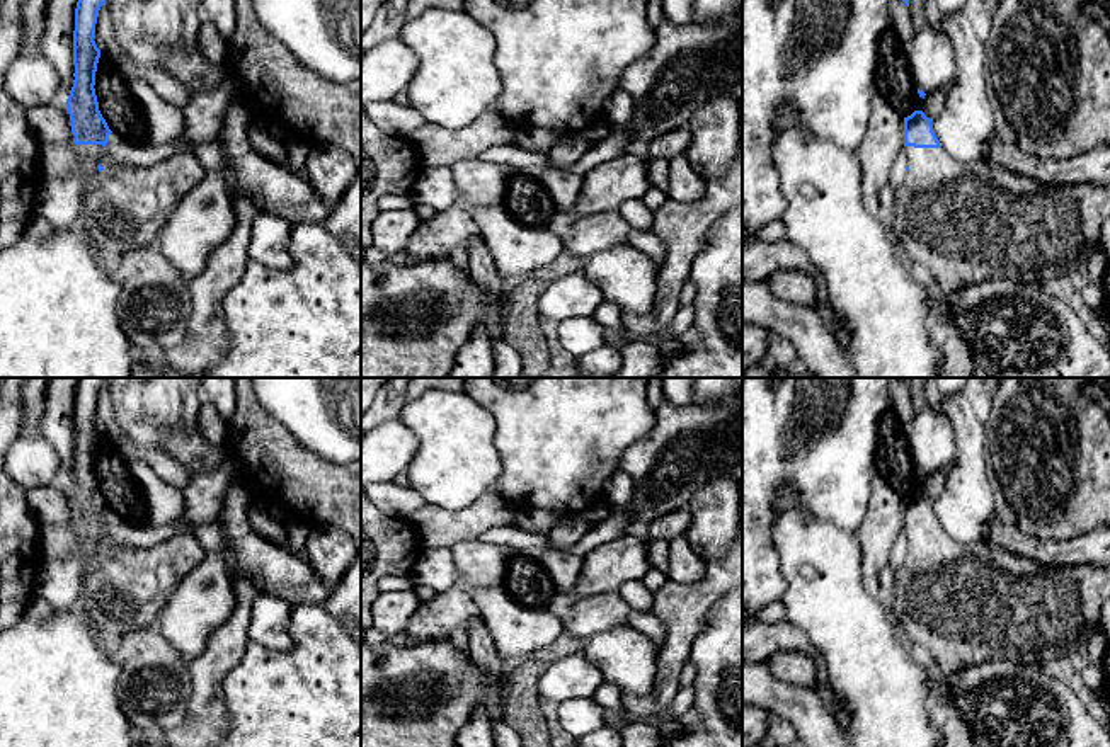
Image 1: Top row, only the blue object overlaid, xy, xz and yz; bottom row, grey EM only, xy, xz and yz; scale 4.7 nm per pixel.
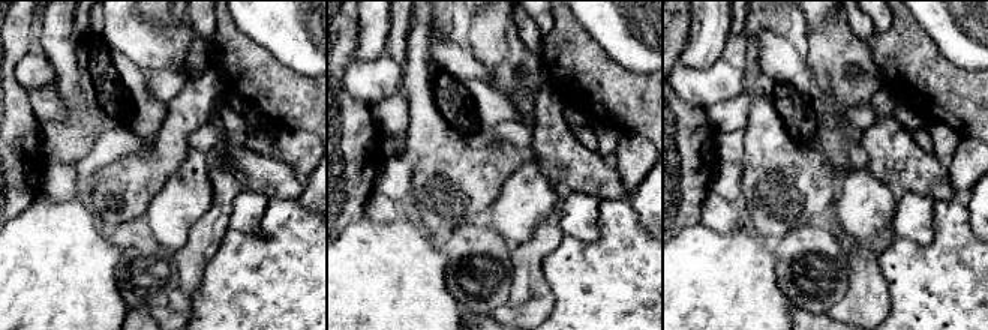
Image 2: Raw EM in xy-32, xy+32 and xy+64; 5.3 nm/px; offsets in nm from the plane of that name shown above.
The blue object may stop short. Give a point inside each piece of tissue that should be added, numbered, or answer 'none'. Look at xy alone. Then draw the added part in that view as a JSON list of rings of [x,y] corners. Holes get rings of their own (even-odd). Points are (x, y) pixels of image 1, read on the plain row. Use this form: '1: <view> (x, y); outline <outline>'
1: xy (128, 591); outline [[[230,456],[221,466],[192,476],[184,488],[187,527],[152,548],[121,548],[102,560],[97,550],[106,529],[77,527],[83,558],[94,560],[82,575],[77,607],[102,643],[112,647],[129,631],[155,626],[180,582],[206,555],[192,527],[218,521],[233,480],[237,470]]]

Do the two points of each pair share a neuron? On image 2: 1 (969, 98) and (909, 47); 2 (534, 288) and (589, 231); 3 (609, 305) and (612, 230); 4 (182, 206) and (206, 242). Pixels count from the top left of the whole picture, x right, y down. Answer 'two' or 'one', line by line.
1: one
2: two
3: one
4: two

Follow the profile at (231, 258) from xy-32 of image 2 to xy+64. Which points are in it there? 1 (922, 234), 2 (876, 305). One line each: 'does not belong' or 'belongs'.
1: does not belong
2: does not belong

